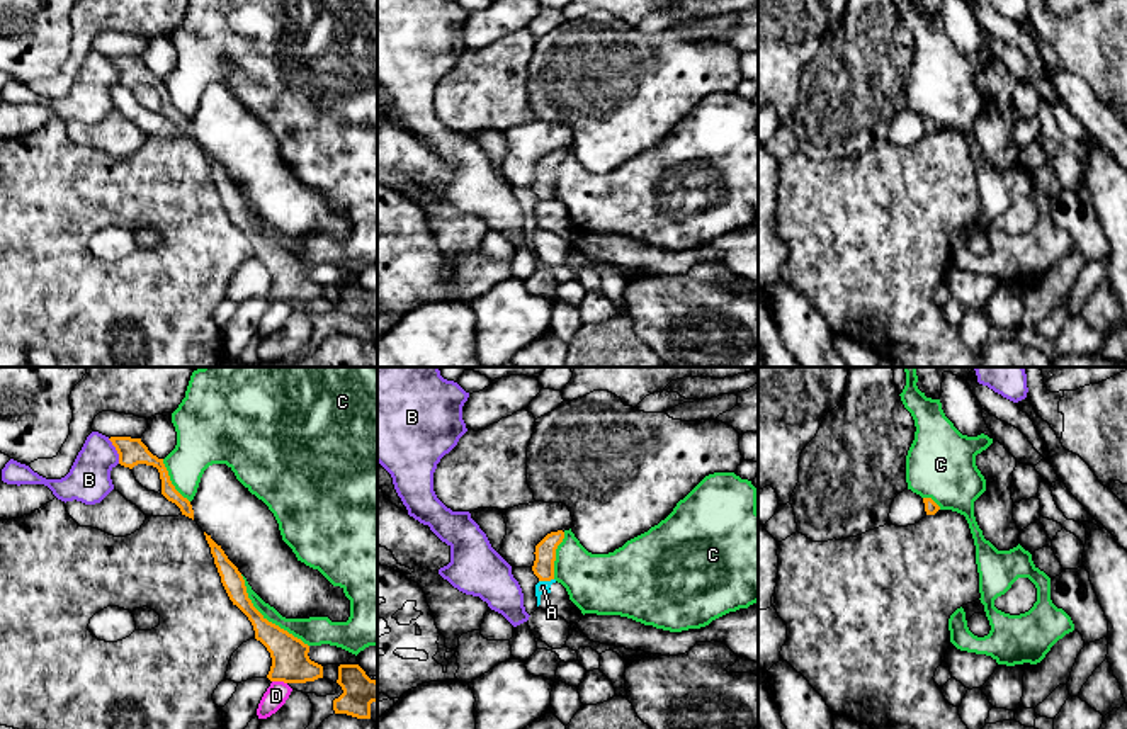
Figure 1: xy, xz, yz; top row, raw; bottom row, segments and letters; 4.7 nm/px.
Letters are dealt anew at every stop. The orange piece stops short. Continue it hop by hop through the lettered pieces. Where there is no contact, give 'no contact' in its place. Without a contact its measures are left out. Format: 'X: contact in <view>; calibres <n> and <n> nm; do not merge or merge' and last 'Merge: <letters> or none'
A: contact in xz; calibres 100 and 60 nm; do not merge
B: contact in xy; calibres 130 and 200 nm; do not merge
C: contact in xy; calibres 180 and 140 nm; do not merge
D: contact in xy; calibres 180 and 110 nm; do not merge
Merge: none

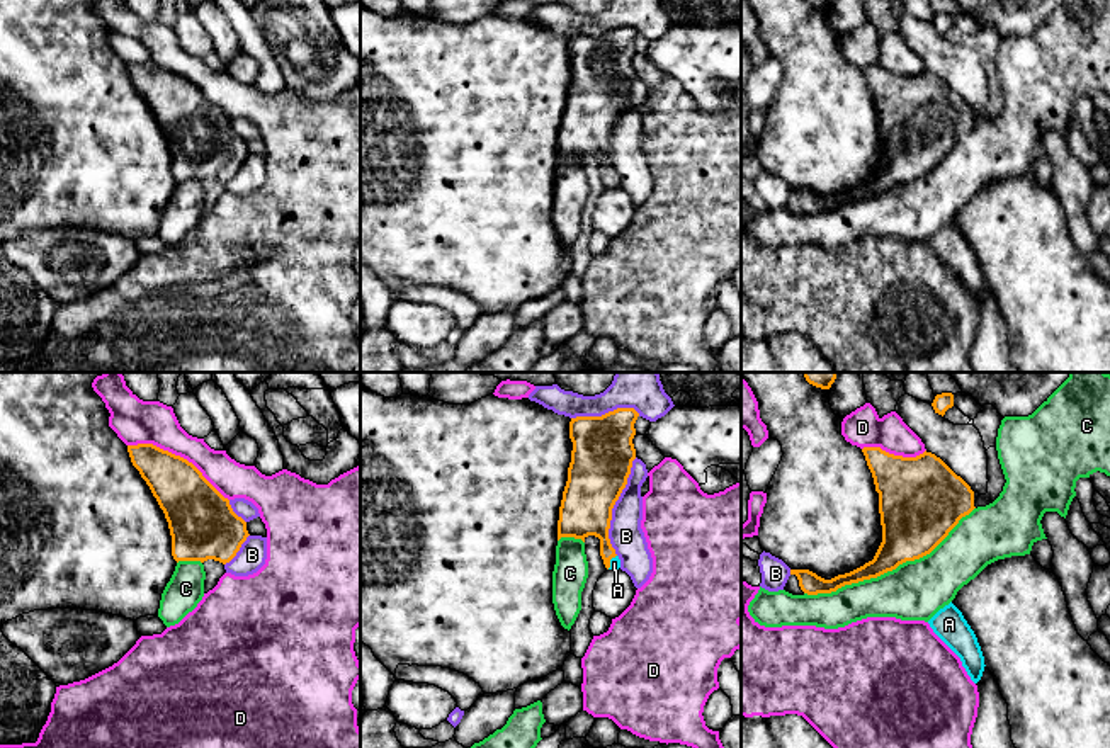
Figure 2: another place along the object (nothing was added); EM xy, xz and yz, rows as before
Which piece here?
A: contact in xz; calibres 200 and 50 nm; merge
B: contact in xz; calibres 300 and 160 nm; do not merge
C: contact in yz; calibres 300 and 280 nm; do not merge
D: contact in xy; calibres 280 and 200 nm; do not merge
Merge: A

